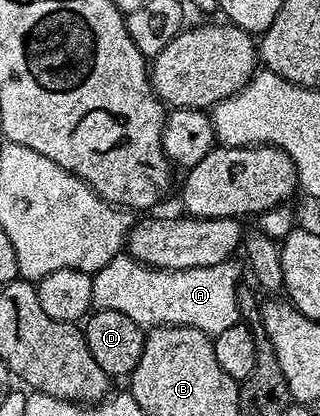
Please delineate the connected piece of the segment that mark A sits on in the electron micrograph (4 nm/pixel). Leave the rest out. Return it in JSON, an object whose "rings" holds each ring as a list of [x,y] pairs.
{"rings":[[[120,254],[91,276],[91,307],[117,310],[117,314],[126,314],[147,330],[162,324],[180,324],[193,326],[213,338],[221,334],[221,330],[229,330],[229,326],[240,323],[241,313],[235,293],[238,276],[239,268],[235,262],[212,268],[161,270],[134,260],[130,254]]]}

